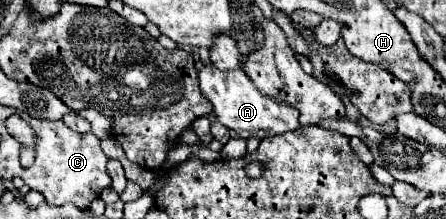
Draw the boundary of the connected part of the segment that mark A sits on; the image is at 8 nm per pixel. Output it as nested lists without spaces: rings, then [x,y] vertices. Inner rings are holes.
[[[205,65],[199,71],[199,81],[201,81],[201,93],[213,103],[213,113],[217,115],[217,121],[223,123],[227,129],[233,129],[243,139],[249,137],[265,139],[285,131],[297,131],[301,127],[299,111],[291,109],[285,103],[279,103],[277,99],[261,95],[243,69],[219,71],[215,65]]]

